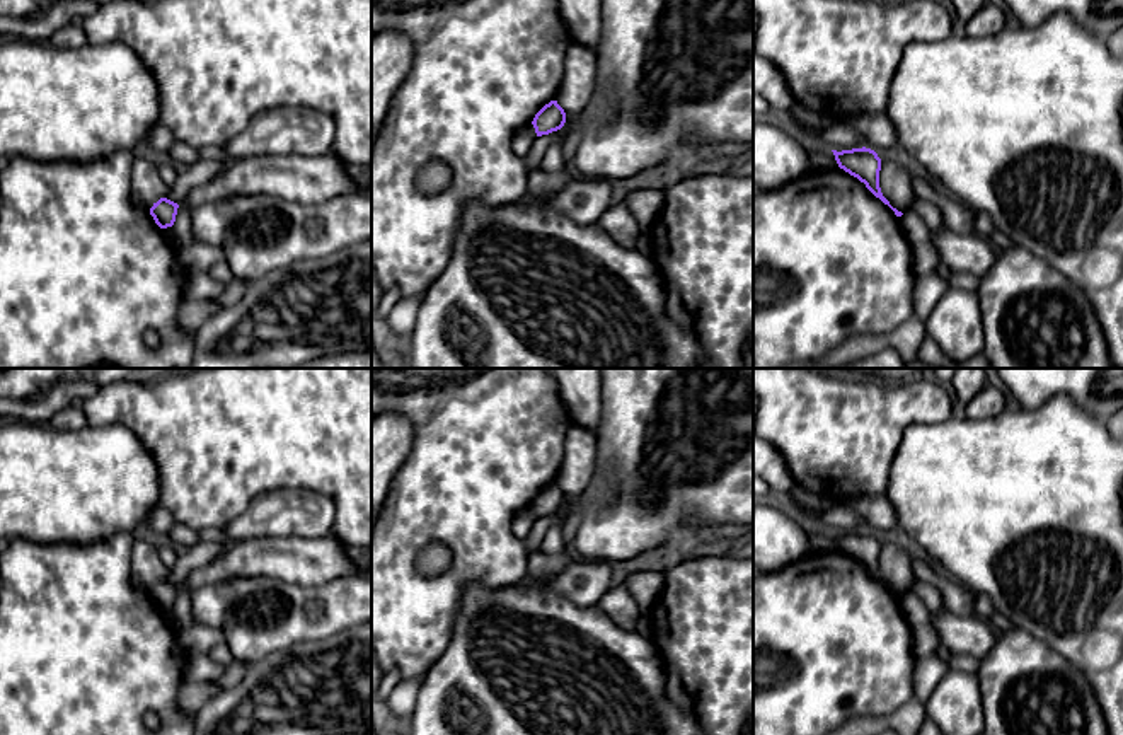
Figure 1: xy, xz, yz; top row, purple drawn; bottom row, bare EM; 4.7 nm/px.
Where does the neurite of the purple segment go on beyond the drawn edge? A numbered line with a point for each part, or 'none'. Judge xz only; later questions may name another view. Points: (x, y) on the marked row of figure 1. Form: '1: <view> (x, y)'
none

